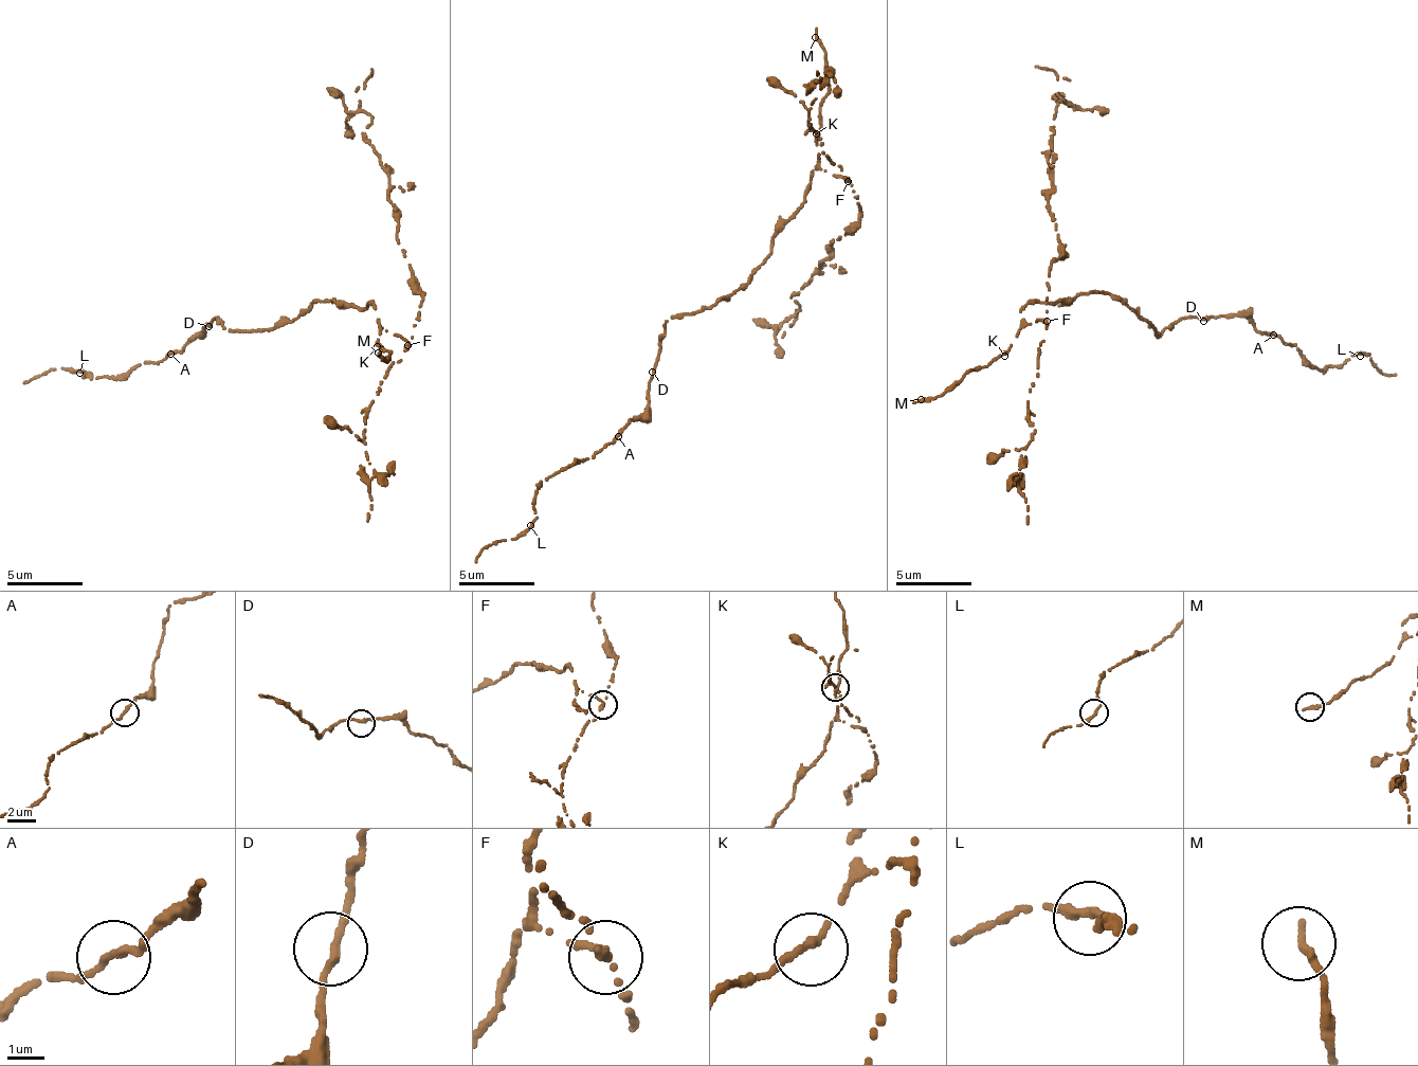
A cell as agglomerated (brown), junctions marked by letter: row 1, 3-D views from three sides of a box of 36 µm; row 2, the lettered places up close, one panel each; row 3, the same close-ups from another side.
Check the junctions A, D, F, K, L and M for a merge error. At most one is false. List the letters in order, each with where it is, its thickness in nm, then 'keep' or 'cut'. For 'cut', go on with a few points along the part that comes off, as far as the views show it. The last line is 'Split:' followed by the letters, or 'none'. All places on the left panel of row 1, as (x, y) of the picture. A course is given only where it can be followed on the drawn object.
A: (170, 354) | 200 nm | keep
D: (208, 326) | 200 nm | keep
F: (407, 345) | 200 nm | cut | (408, 346), (420, 299), (397, 244), (391, 170), (363, 133), (370, 118), (347, 106), (344, 94), (371, 68)
K: (377, 346) | 300 nm | keep
L: (79, 373) | 220 nm | keep
M: (378, 353) | 280 nm | keep
Split: F

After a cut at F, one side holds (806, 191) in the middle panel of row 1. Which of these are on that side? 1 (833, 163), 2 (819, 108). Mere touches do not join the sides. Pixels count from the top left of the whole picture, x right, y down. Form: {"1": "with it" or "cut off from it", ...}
{"1": "cut off from it", "2": "with it"}

